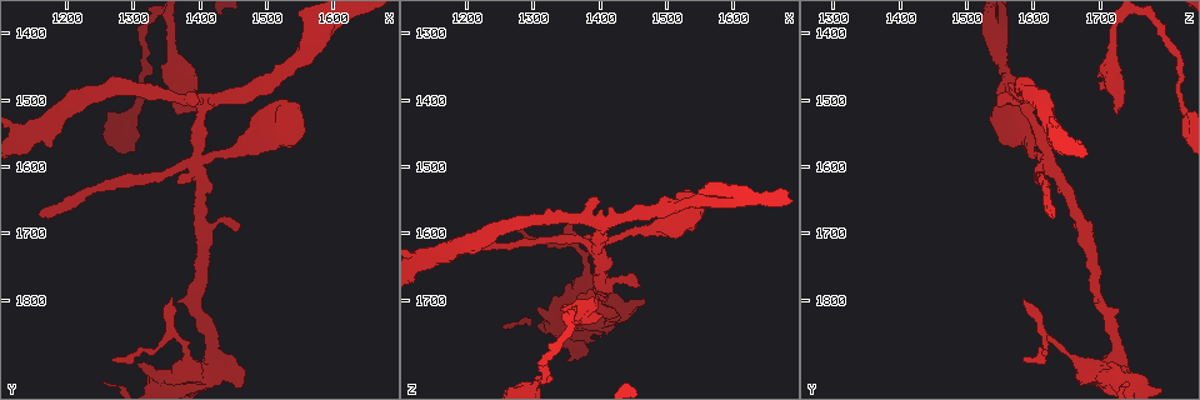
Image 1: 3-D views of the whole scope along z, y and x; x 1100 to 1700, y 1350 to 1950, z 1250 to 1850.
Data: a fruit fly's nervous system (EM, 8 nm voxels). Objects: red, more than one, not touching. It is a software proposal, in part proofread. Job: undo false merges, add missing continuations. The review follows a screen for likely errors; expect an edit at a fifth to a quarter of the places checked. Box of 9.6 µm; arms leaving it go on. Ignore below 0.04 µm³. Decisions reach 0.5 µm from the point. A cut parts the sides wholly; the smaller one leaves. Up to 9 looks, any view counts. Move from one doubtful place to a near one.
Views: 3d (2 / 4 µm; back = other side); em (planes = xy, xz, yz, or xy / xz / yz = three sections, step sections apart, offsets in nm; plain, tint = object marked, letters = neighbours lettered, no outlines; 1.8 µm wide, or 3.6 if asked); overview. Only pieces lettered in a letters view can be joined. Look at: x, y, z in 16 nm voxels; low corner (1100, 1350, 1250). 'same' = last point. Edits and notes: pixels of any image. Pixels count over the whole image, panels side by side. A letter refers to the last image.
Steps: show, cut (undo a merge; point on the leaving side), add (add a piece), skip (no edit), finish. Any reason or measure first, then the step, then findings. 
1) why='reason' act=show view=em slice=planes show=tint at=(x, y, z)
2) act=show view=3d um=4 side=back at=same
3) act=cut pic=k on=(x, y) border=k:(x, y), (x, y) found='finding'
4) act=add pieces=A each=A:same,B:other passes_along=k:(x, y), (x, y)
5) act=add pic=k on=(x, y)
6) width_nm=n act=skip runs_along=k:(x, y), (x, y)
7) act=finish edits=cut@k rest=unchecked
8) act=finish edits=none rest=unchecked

why='tapers out' act=show view=3d um=4 side=back at=(1270, 1890, 1585)

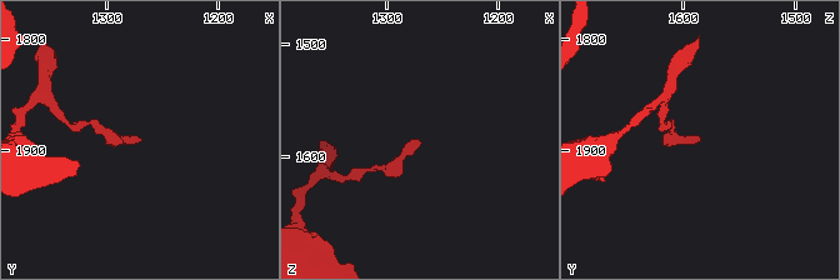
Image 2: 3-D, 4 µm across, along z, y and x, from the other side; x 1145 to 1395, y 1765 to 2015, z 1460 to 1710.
why='need the tissue' act=show view=em slice=xz step=4 show=letters at=(1272, 1890, 1588)

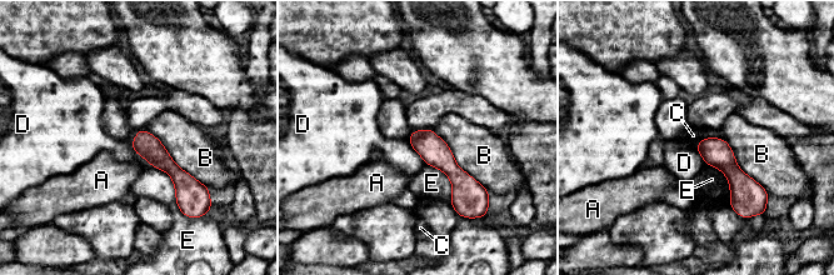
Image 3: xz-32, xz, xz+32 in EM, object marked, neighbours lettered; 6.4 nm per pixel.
act=show view=em slice=planes show=letters at=same

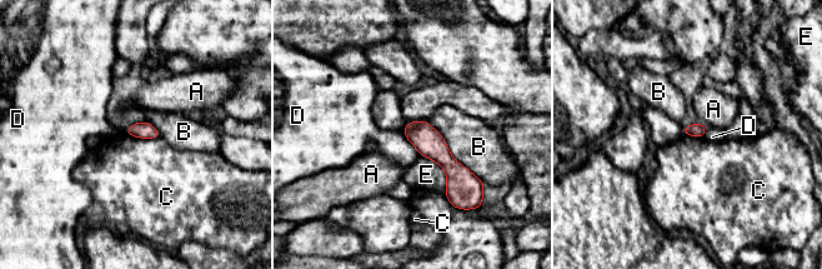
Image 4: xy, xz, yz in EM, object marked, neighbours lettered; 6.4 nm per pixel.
longest_contact=B:550nm act=skip each=A:other,B:other,C:other,D:other,E:other runs_along=4:(410, 124), (452, 168), (451, 195) found='no lettered piece goes on from it'

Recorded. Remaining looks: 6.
why='long arm stops here' act=show view=em um=3.6 slice=planes show=letters at=(1160, 1670, 1635)

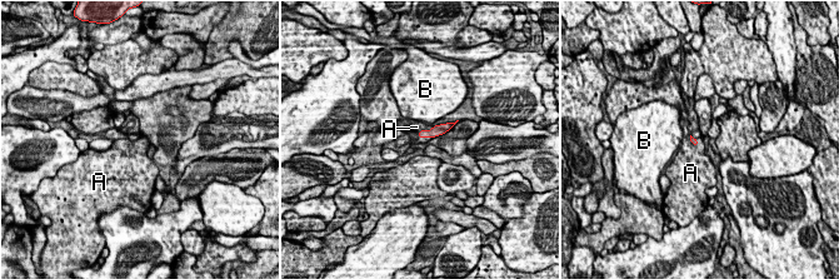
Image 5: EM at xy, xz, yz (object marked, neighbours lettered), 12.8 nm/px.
act=add pieces=A each=A:same,B:other passes_along=5:(694, 142), (690, 140), (689, 159) found='it goes on there'

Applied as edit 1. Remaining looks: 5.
act=show view=em slice=planes show=letters at=(1385, 1595, 1620)

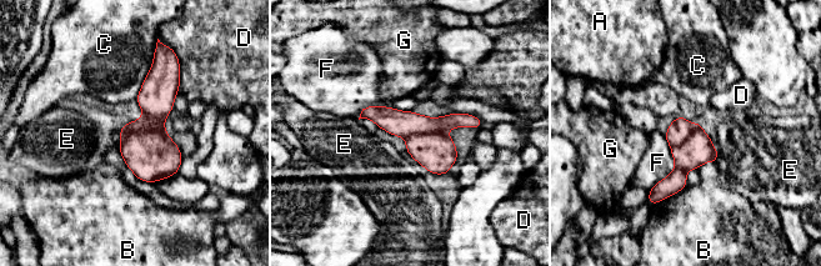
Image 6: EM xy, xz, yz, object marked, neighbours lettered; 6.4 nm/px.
width_nm=260 act=cut pic=6 on=(151, 155) each=A:other,B:other,C:other,D:other,E:other,F:other,G:other part_leaving=6:(697, 126), (697, 147), (654, 201) found='a second neuron is stuck on'

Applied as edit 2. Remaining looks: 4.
act=finish edits=add@5,cut@6 rest=unchecked

